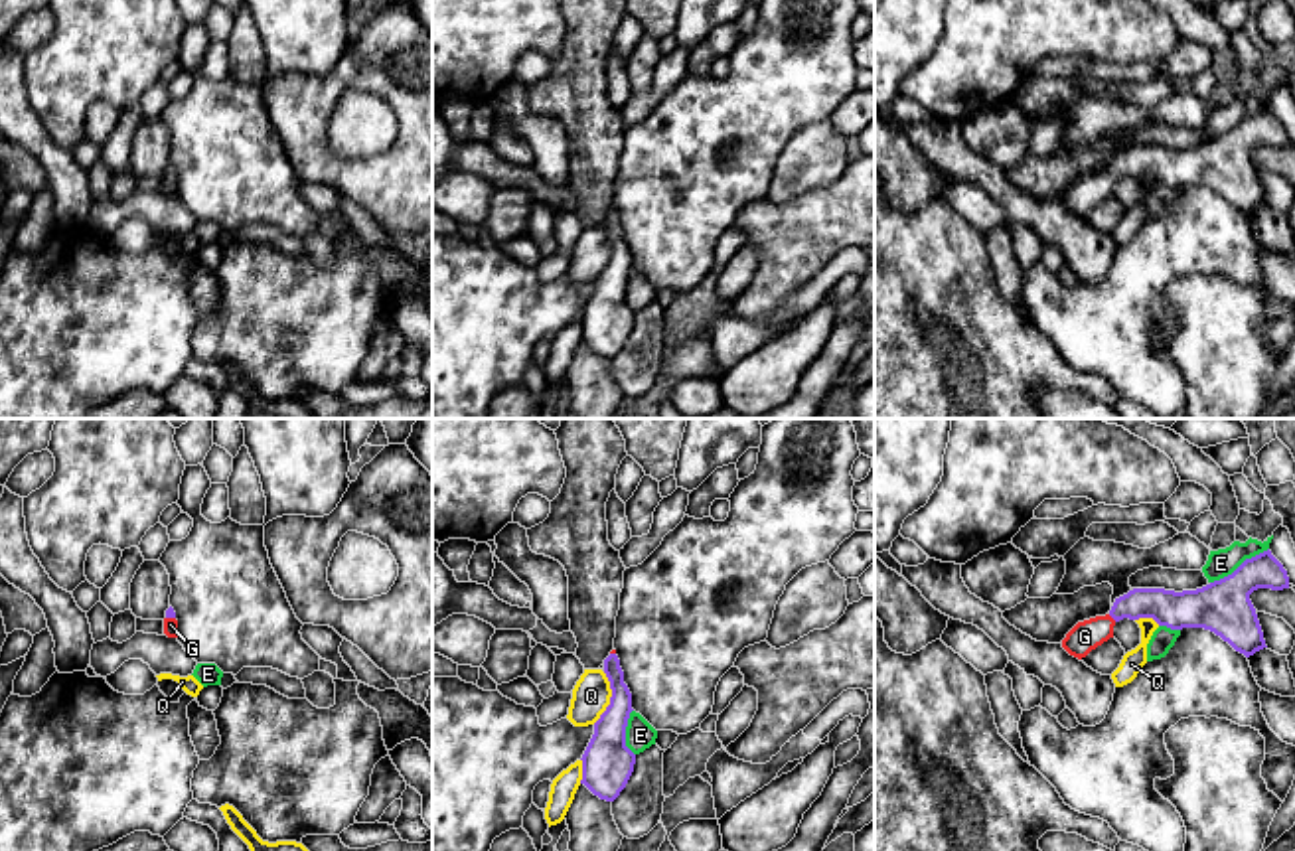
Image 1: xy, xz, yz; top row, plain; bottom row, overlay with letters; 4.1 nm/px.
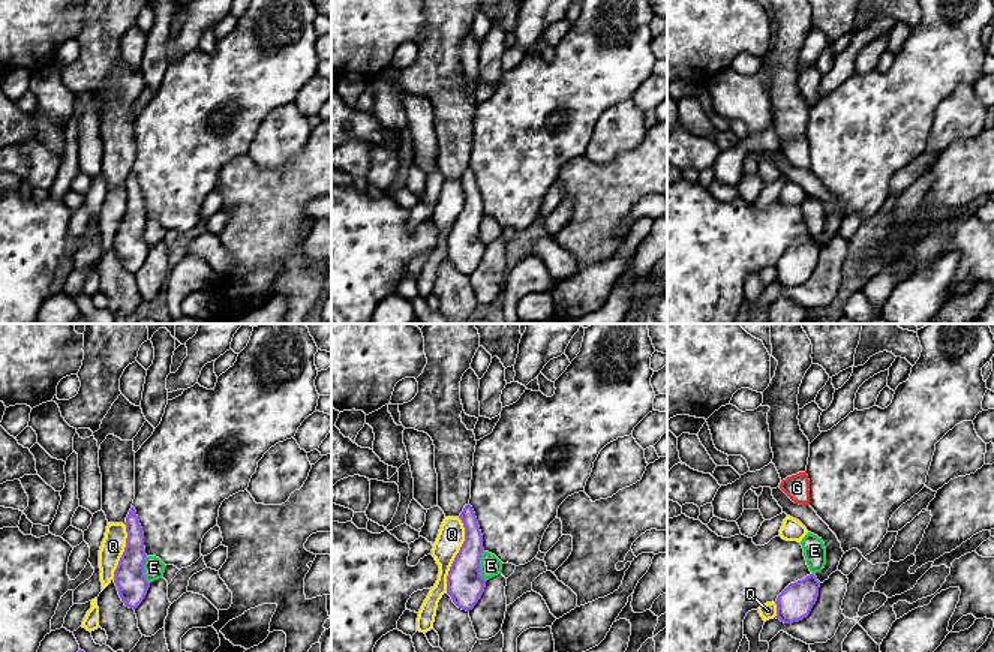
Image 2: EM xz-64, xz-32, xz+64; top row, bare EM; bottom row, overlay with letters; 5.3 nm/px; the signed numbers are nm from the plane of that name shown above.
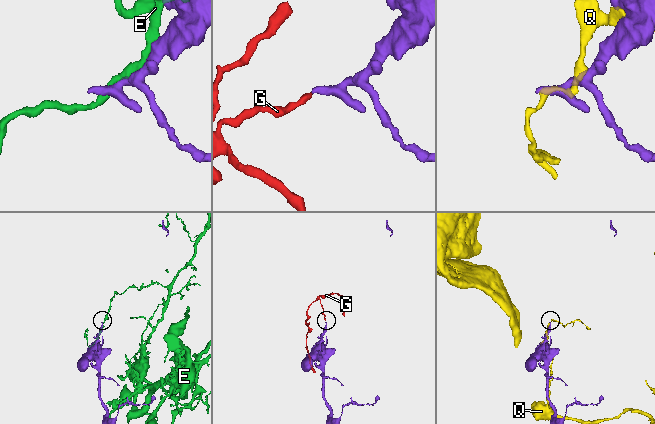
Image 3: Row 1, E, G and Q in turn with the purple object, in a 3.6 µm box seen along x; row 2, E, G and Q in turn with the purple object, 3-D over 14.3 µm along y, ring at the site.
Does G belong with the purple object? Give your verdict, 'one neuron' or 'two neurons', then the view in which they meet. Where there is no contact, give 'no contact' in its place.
one neuron | yz

